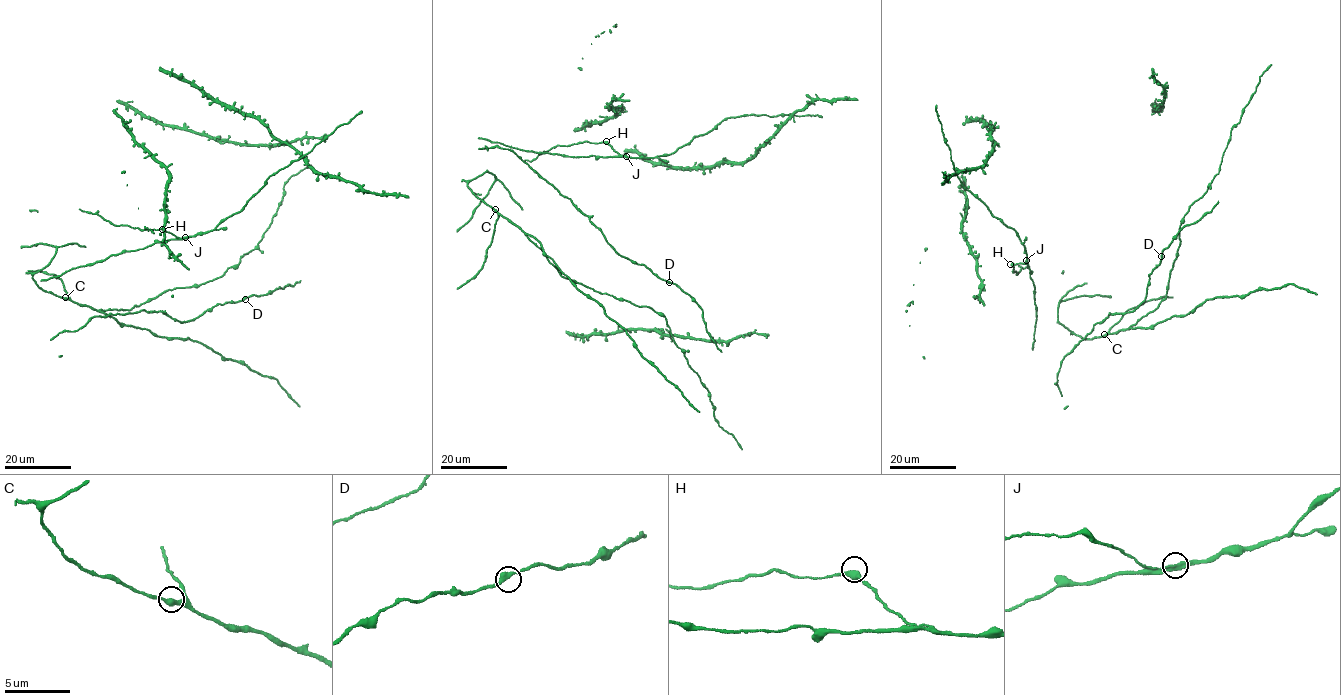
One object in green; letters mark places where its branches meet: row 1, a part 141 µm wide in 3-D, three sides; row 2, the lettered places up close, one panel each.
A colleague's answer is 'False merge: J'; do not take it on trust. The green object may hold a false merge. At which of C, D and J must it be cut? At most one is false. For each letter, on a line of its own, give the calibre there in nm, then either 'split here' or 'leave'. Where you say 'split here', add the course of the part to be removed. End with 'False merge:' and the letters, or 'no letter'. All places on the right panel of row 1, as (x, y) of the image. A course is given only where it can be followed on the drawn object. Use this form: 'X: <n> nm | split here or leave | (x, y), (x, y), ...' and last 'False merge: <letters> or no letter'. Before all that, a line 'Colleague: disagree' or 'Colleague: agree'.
Colleague: agree
C: 320 nm | leave
D: 340 nm | leave
J: 320 nm | split here | (1026, 260), (1026, 263), (1012, 265), (1013, 272), (1016, 271), (1017, 275), (1021, 268), (1027, 267)
False merge: J

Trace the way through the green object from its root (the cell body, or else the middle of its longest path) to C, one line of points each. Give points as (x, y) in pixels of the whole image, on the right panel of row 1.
C: (1073, 333), (1091, 339), (1104, 334)

